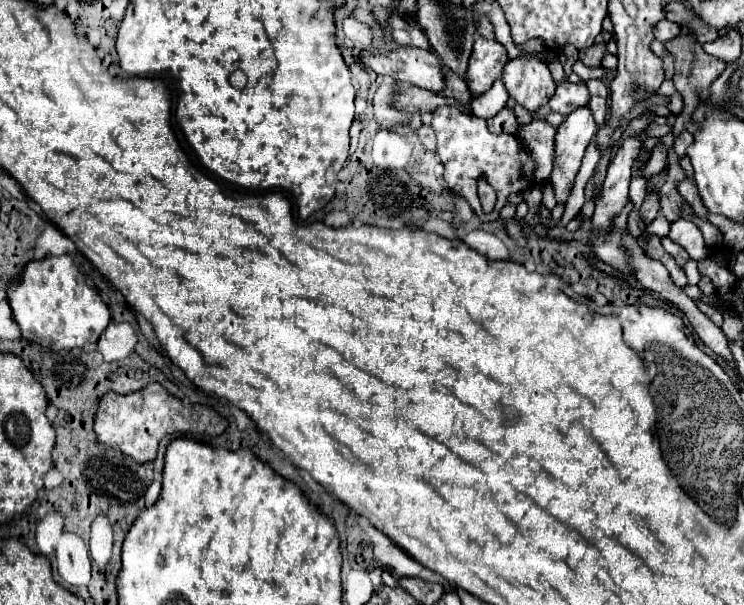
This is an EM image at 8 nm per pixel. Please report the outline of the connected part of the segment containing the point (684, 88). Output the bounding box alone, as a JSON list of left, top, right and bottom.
[666,32,726,134]

